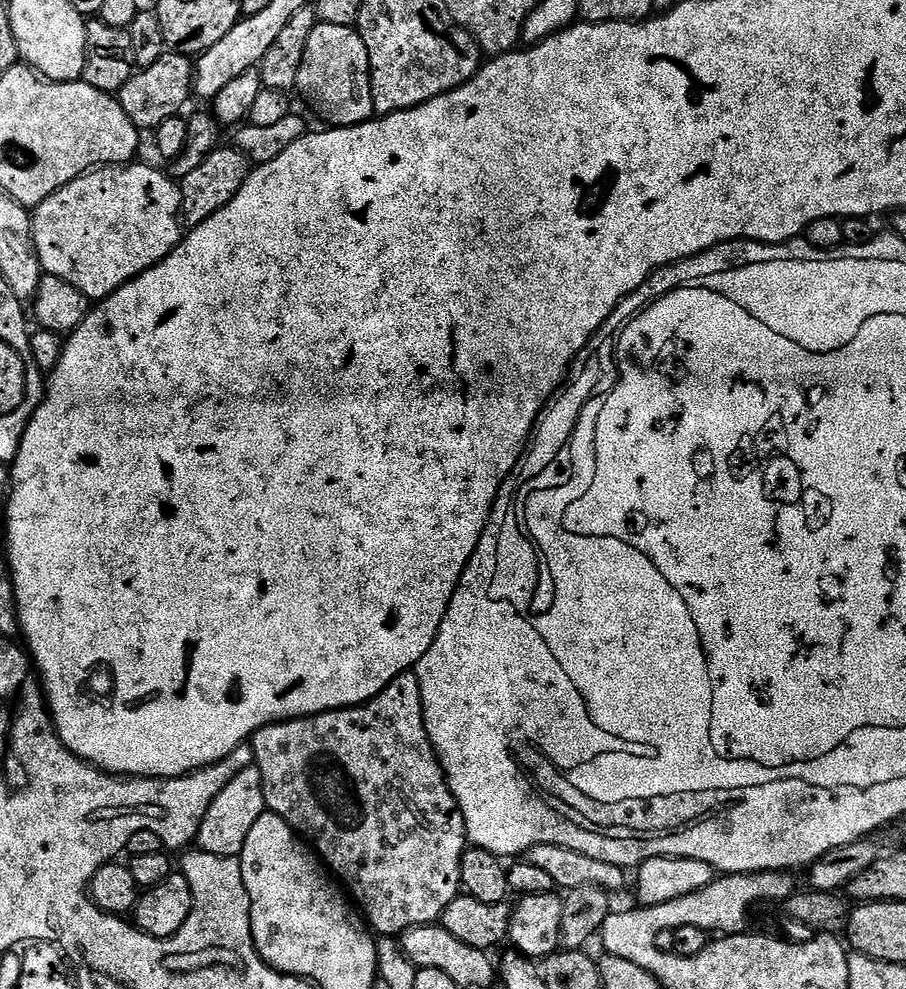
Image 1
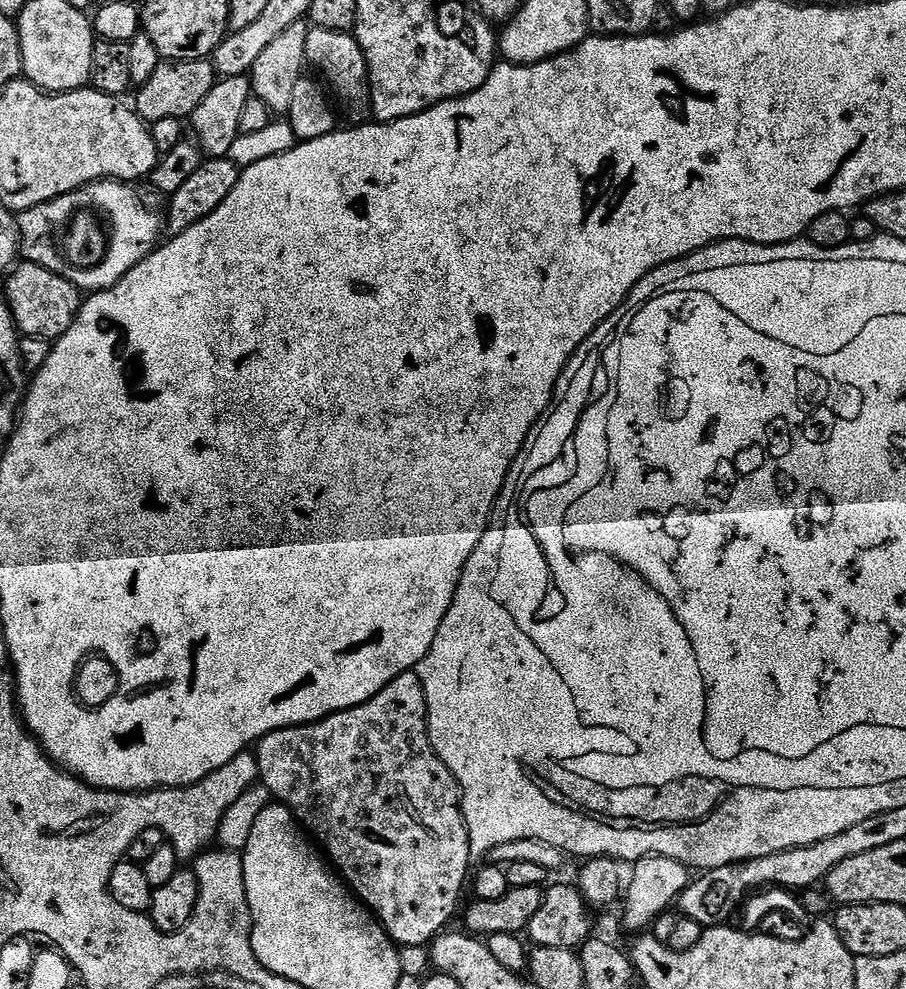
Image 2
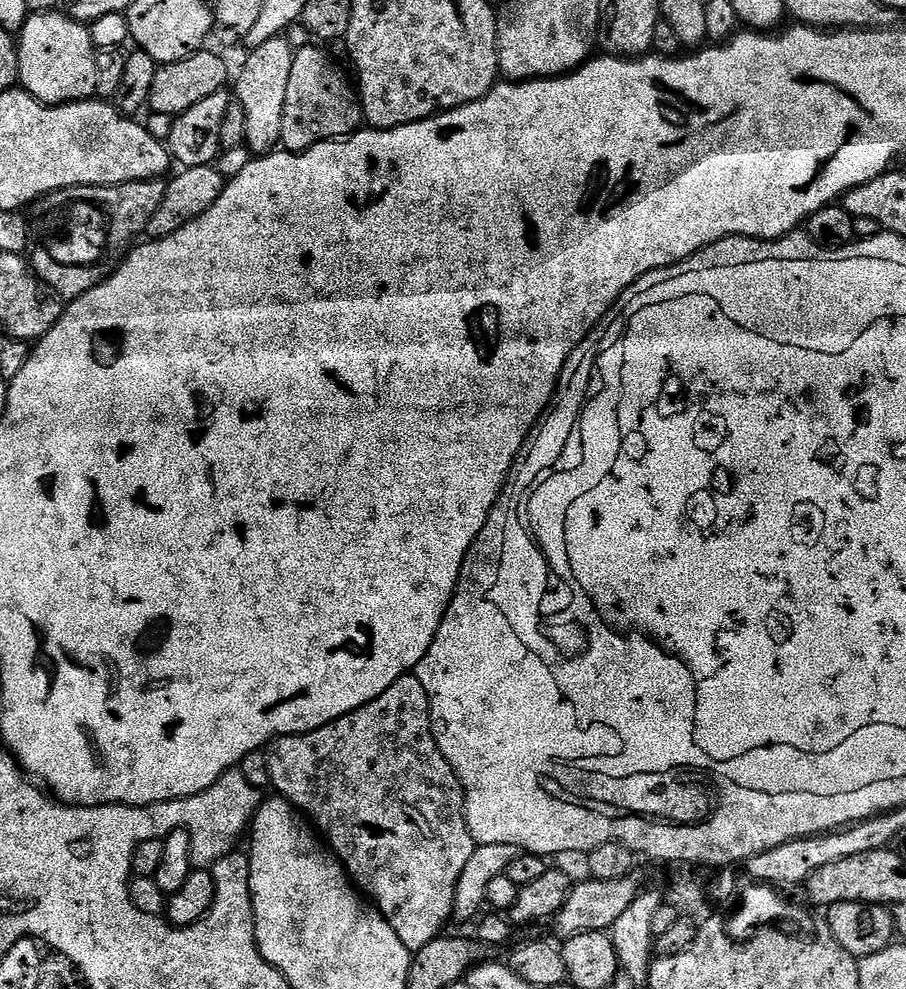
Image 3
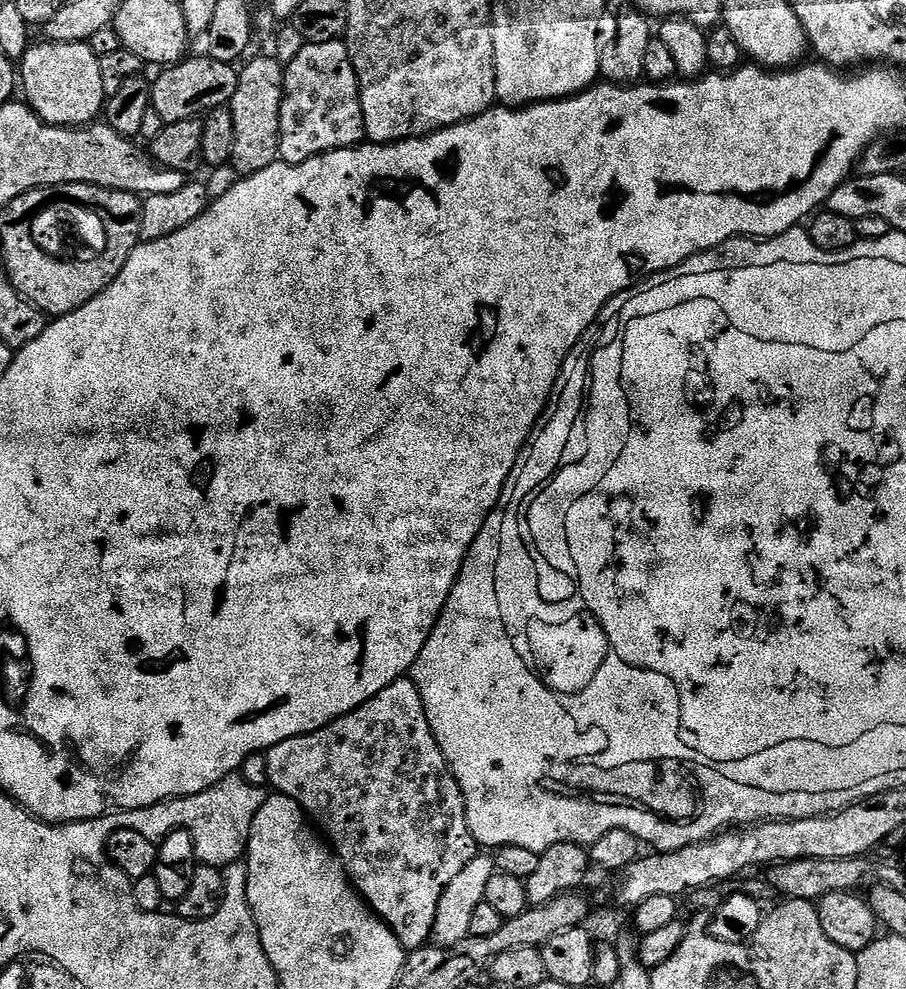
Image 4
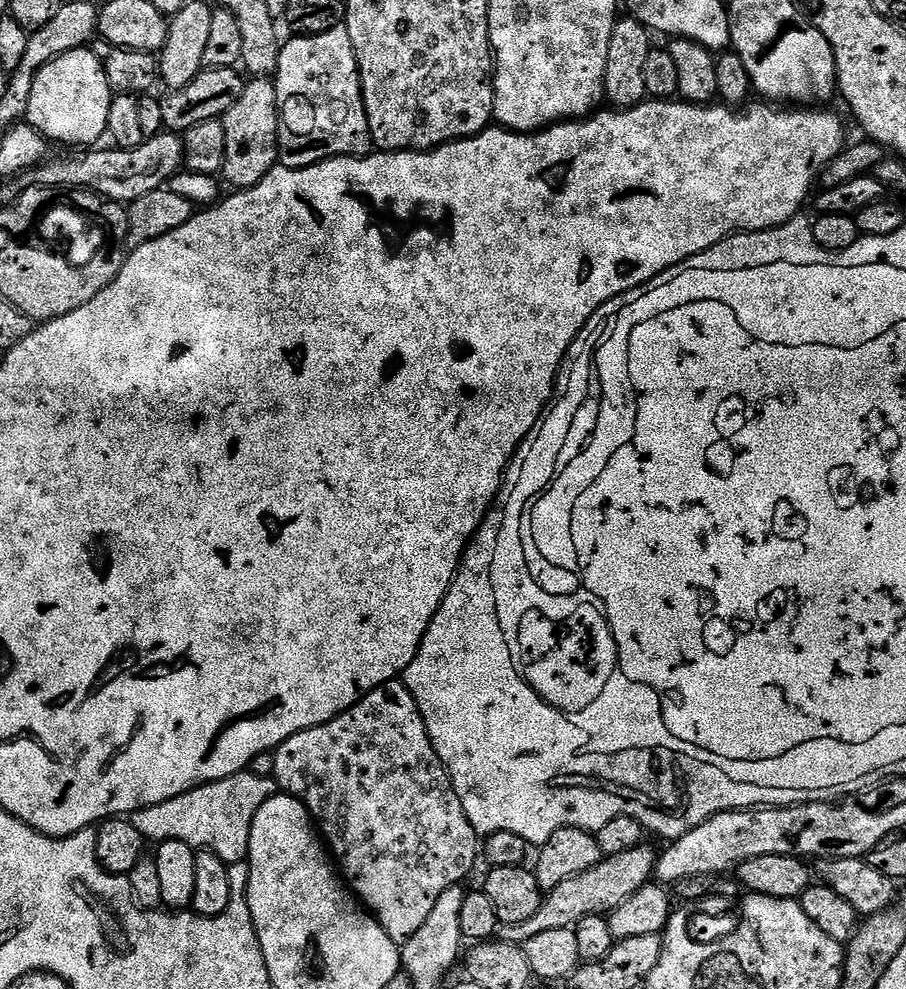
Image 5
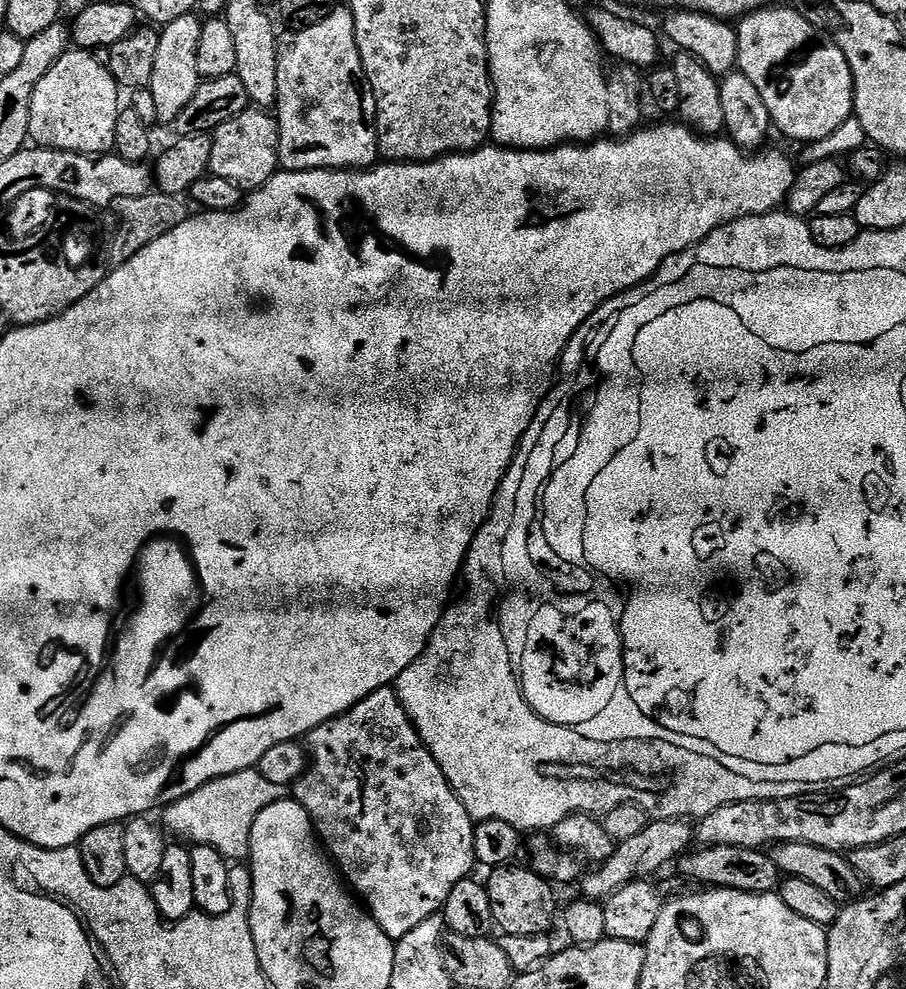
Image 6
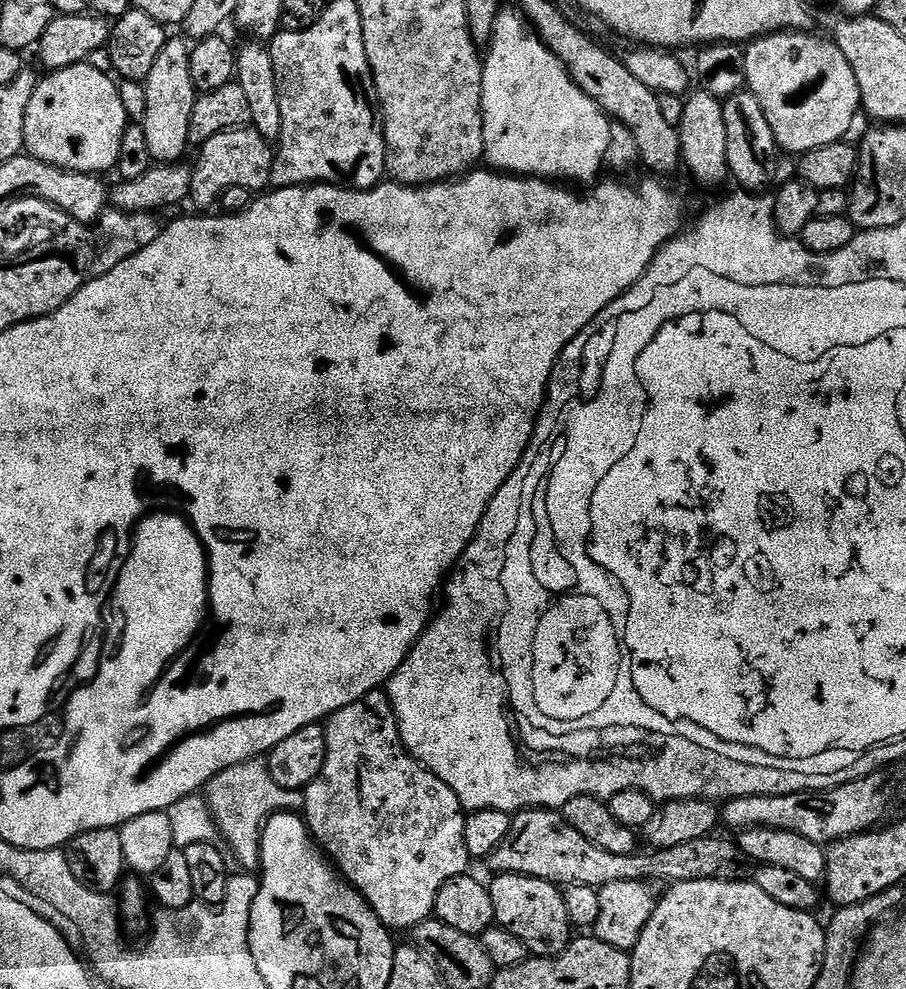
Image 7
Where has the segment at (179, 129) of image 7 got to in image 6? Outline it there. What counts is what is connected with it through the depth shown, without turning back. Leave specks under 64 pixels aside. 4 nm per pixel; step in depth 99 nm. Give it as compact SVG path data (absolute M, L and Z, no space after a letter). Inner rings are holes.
M189 14L182 18L174 18L174 22L163 25L159 29L159 34L158 54L154 61L154 78L150 78L147 91L152 93L154 106L158 106L159 123L172 126L182 114L182 110L190 106L190 98L198 94L202 83L202 78L198 74L198 42L202 38L201 17Z

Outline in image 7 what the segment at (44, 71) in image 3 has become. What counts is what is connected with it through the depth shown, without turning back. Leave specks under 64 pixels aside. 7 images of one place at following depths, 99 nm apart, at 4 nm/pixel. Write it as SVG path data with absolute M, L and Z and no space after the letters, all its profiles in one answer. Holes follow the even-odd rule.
M87 62L69 68L58 68L49 71L47 75L45 80L43 77L37 83L34 98L30 98L30 106L26 106L24 147L27 155L59 168L70 168L73 172L111 173L122 150L122 134L130 123L126 106L122 106L117 81L107 72L94 70L94 66Z

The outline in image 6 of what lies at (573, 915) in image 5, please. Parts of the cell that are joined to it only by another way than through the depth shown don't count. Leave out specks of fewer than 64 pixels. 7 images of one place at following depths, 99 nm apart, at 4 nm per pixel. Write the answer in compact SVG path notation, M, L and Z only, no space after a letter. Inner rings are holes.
M652 820L634 838L626 838L623 842L617 843L616 852L605 864L599 865L595 870L583 877L584 884L583 899L605 901L613 896L622 886L632 884L636 880L648 880L655 872L660 872L668 863L689 851L694 844L694 828L686 820Z

